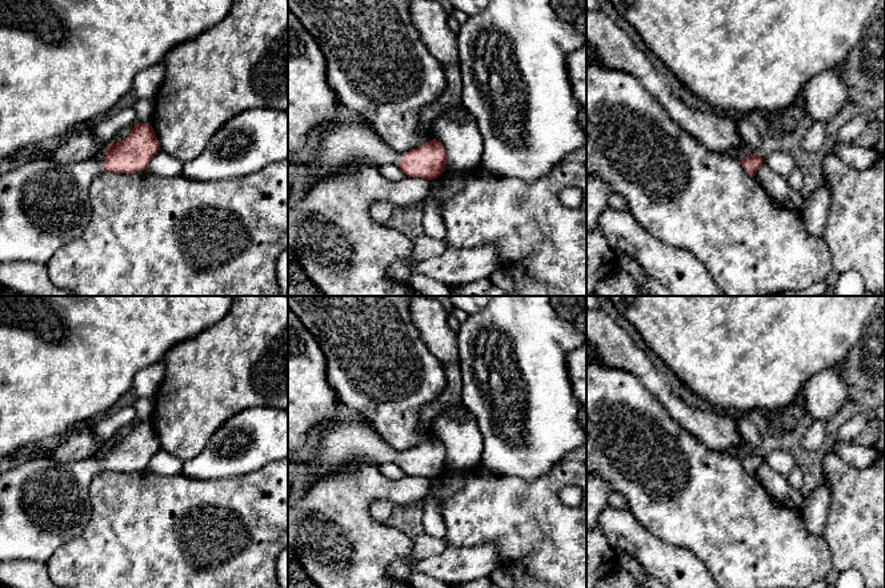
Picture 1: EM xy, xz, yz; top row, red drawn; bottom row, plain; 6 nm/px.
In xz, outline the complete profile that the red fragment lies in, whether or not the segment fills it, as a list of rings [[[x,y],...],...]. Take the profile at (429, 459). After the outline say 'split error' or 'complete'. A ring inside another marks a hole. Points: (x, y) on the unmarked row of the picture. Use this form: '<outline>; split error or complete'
[[[332,421],[321,429],[321,441],[309,460],[315,484],[323,481],[352,460],[365,459],[379,467],[397,464],[408,476],[437,477],[446,468],[446,448],[433,437],[409,451],[395,451],[368,423]]]; split error

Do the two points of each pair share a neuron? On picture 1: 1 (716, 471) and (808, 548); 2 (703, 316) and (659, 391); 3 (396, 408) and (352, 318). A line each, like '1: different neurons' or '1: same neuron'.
1: same neuron
2: different neurons
3: same neuron

